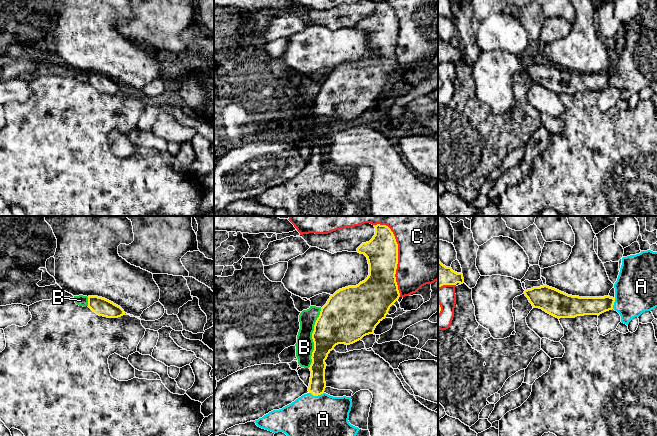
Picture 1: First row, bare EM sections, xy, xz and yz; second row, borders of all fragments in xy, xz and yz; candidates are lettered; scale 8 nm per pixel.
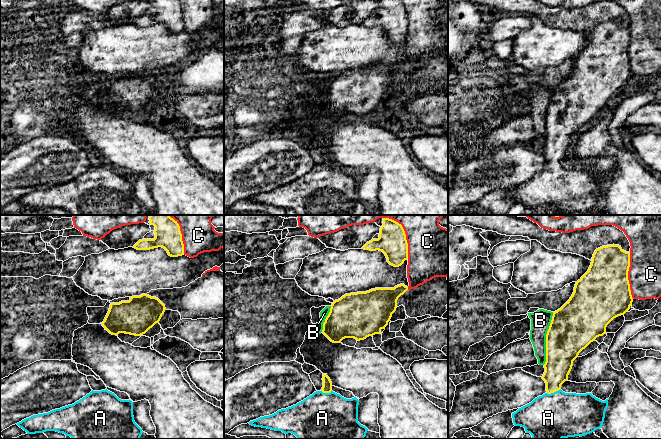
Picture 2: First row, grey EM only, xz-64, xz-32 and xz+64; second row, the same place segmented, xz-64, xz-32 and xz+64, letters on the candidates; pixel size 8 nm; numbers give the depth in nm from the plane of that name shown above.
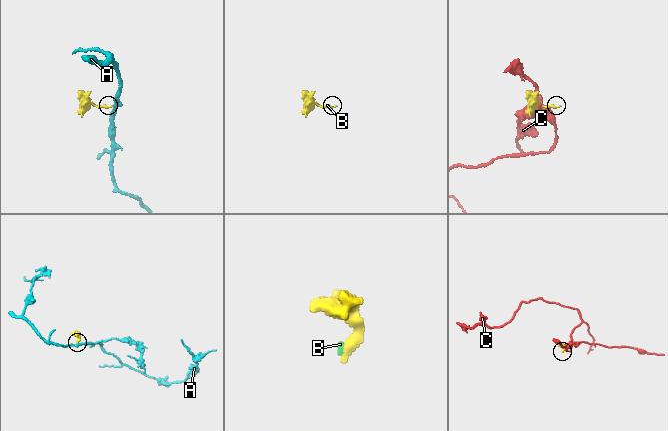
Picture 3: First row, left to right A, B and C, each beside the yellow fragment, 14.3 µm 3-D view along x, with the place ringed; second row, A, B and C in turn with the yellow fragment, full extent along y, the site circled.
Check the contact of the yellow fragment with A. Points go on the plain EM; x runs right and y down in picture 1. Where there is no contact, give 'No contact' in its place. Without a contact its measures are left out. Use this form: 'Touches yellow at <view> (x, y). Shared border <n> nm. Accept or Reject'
Touches yellow at xz (316, 171). Shared border 120 nm. Accept

